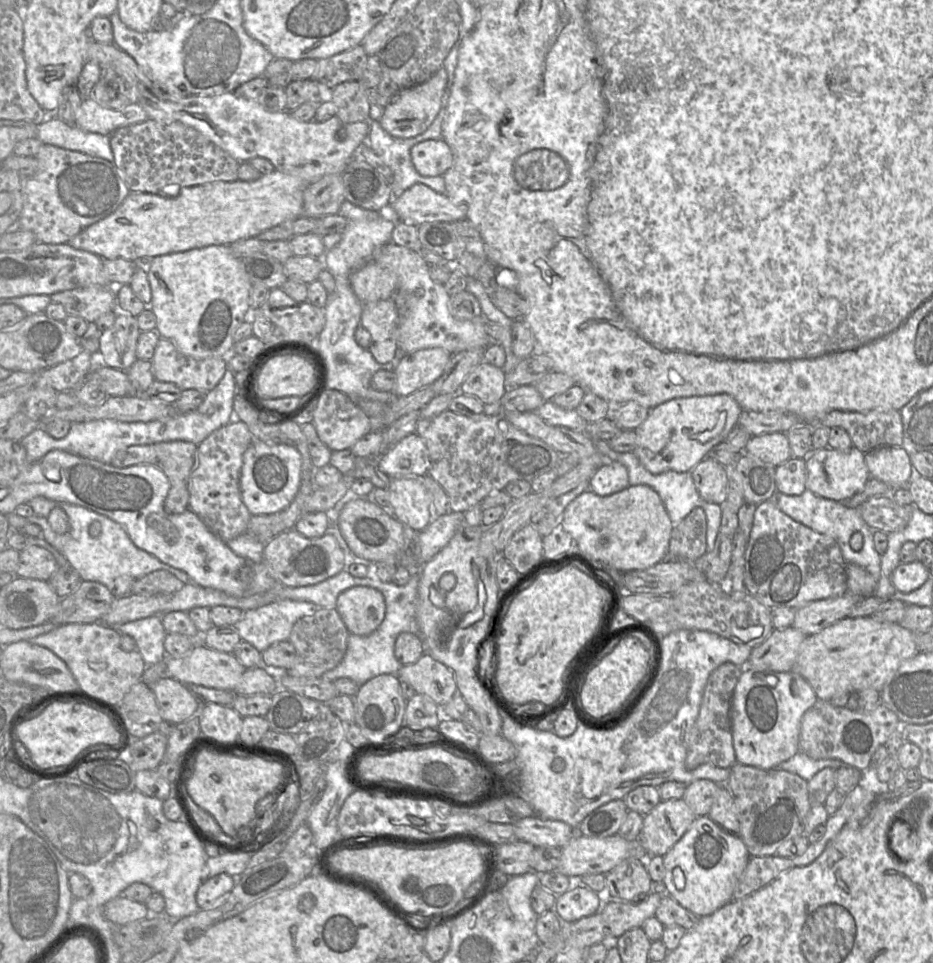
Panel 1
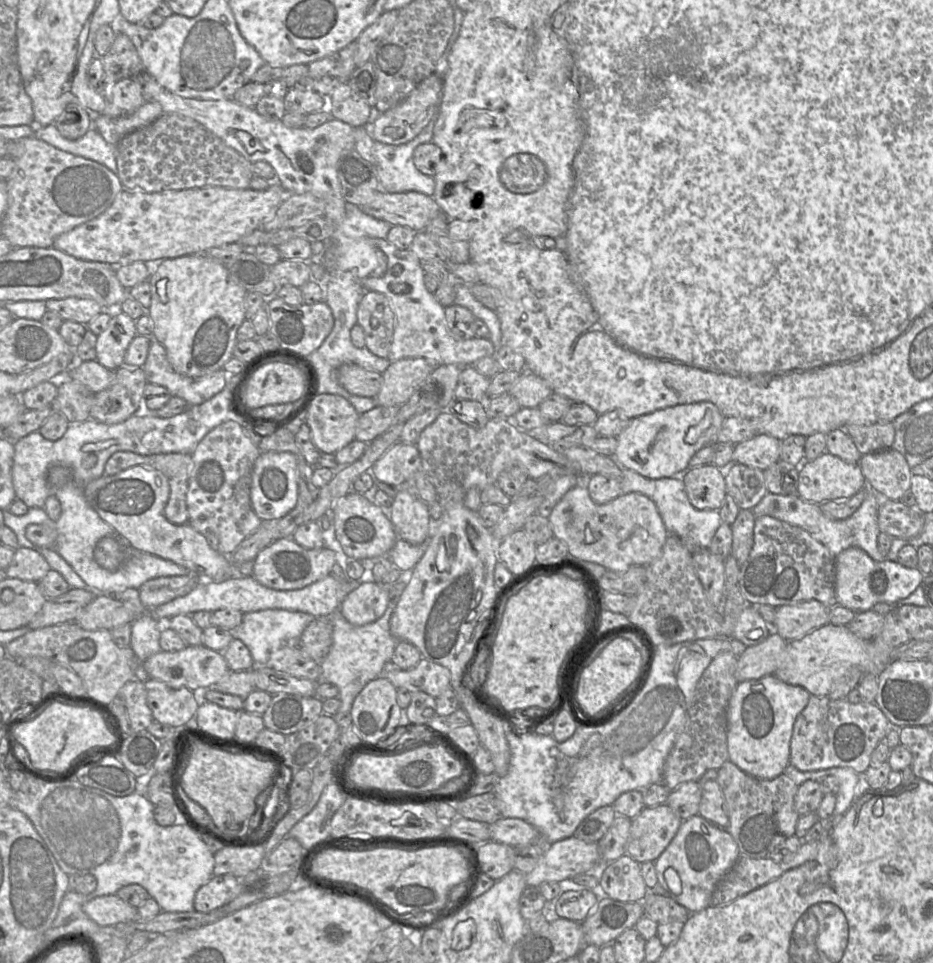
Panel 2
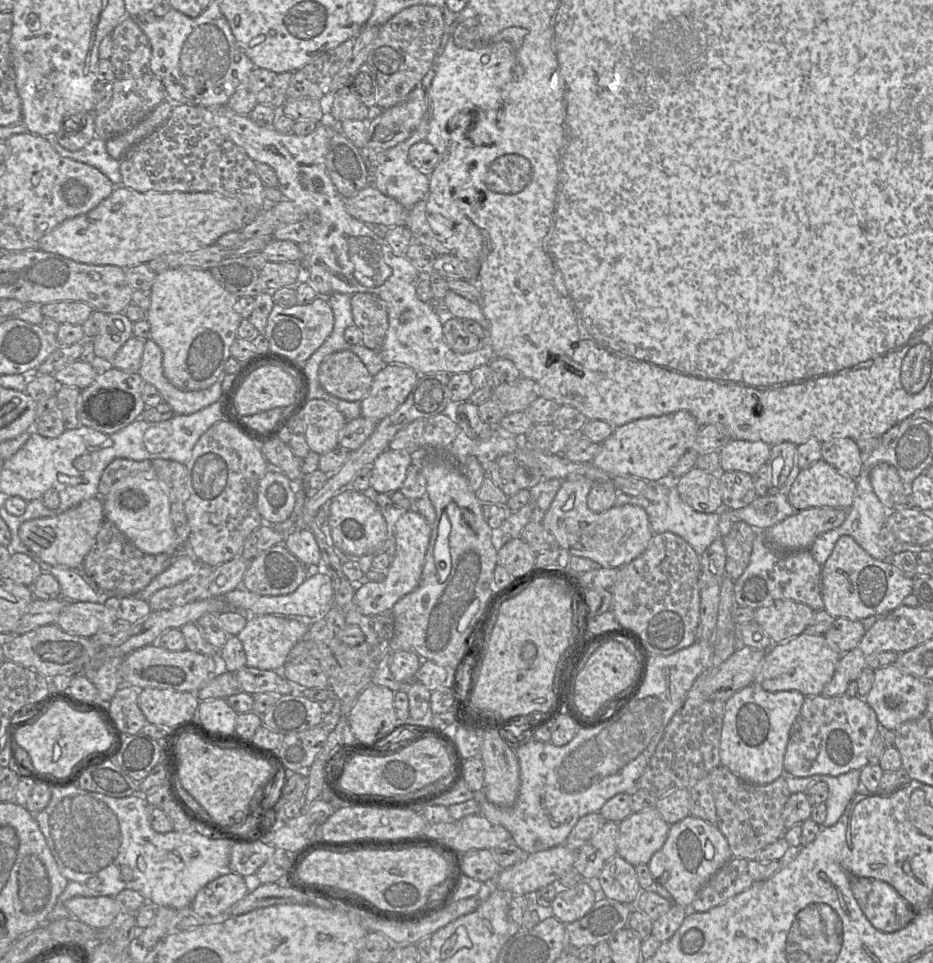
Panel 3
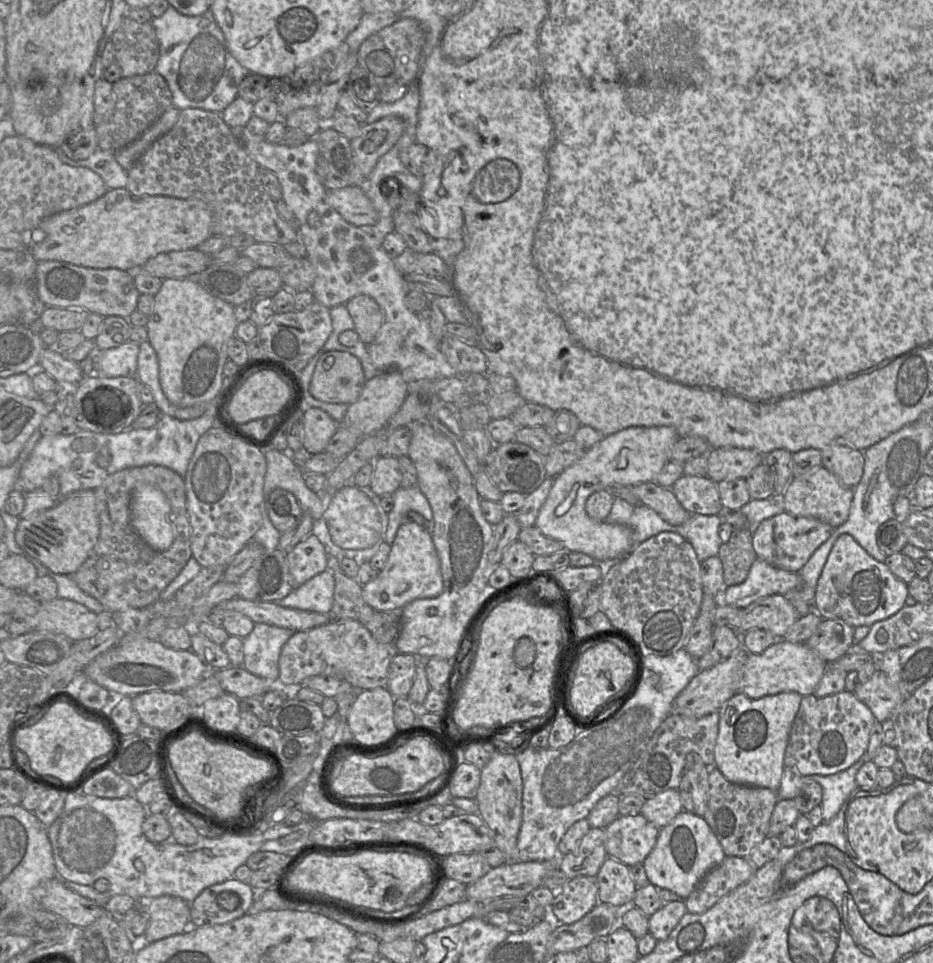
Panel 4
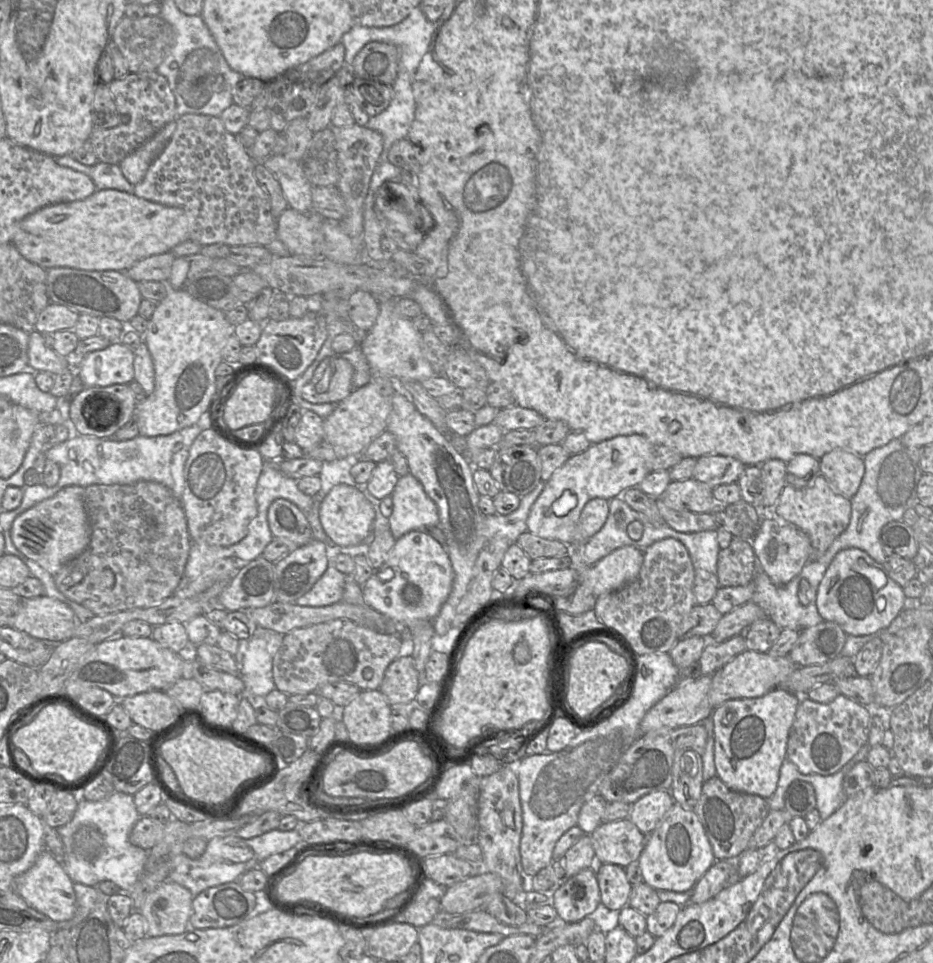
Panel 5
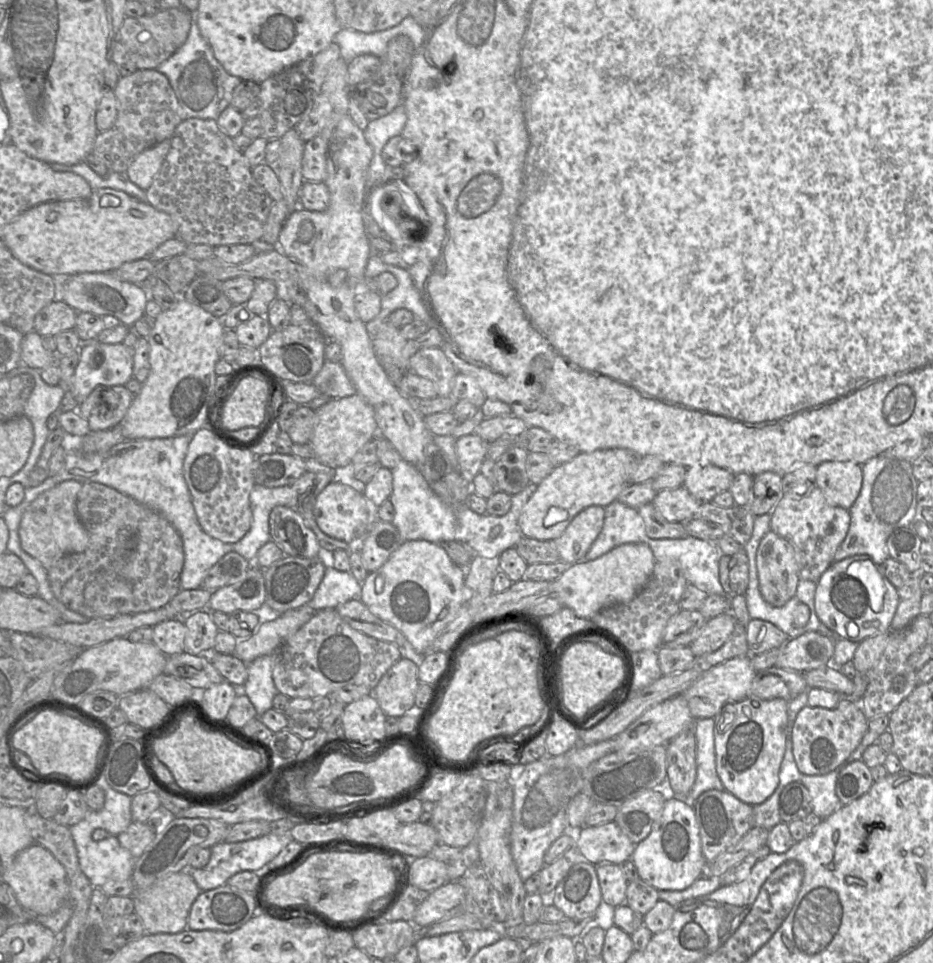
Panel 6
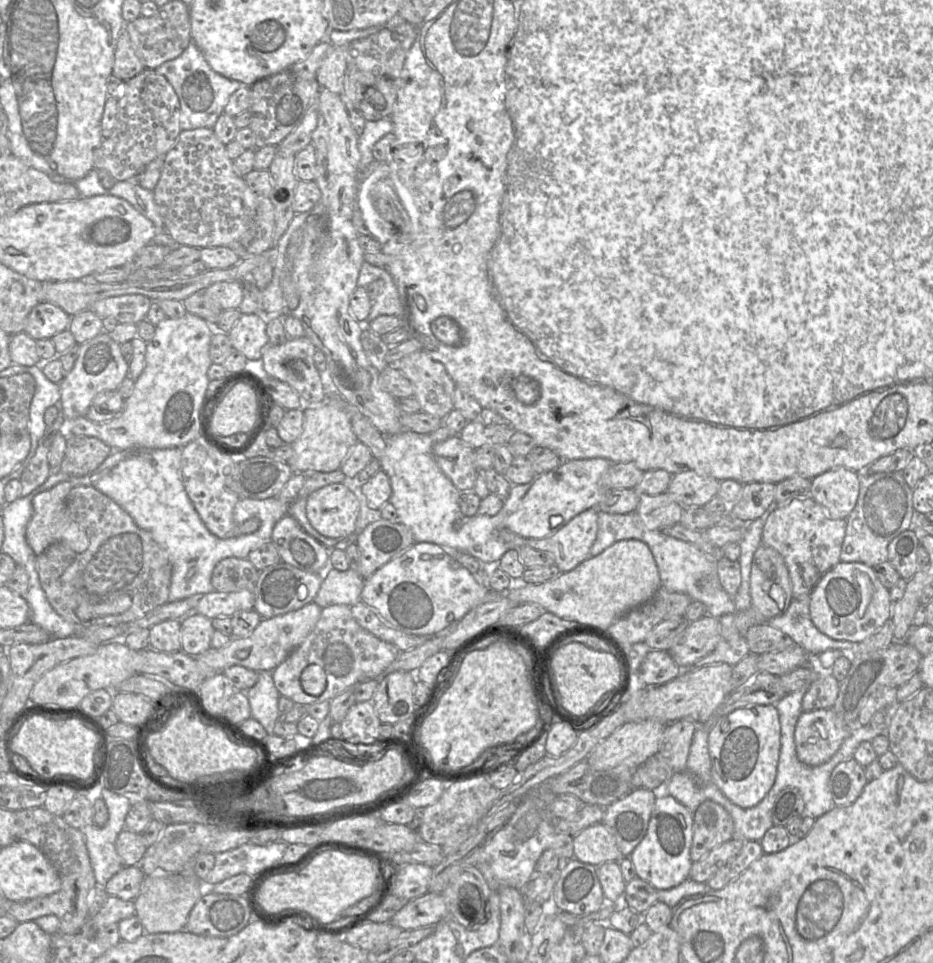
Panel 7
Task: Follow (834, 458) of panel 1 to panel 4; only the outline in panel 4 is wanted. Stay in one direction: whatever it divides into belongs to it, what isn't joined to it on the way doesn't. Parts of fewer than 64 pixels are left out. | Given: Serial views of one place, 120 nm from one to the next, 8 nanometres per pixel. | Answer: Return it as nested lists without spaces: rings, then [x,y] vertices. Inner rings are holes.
[[[824,466],[793,477],[782,494],[784,511],[797,517],[811,517],[829,524],[833,528],[842,525],[849,516],[854,488],[844,486]]]

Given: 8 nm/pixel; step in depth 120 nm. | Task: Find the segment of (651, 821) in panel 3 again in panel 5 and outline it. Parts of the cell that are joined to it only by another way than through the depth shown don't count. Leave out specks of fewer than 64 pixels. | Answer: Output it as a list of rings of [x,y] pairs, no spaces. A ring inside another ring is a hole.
[[[628,818],[602,822],[591,834],[596,864],[611,863],[623,868],[638,861],[647,835]]]

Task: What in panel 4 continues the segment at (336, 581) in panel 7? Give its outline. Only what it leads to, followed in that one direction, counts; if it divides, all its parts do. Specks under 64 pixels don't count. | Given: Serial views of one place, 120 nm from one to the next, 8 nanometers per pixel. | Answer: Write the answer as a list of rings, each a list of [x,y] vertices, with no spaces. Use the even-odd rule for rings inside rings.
[[[330,569],[315,575],[290,594],[276,601],[280,606],[317,613],[329,613],[334,599],[335,580]]]

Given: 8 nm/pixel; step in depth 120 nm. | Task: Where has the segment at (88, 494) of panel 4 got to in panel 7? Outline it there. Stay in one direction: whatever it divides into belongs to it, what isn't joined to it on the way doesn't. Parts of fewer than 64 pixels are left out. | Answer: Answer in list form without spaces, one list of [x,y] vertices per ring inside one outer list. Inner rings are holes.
[[[62,481],[33,498],[33,515],[26,528],[26,540],[35,555],[40,555],[56,542],[65,543],[76,553],[82,553],[89,547],[85,531],[70,518],[66,508],[66,498],[73,488],[70,481]]]

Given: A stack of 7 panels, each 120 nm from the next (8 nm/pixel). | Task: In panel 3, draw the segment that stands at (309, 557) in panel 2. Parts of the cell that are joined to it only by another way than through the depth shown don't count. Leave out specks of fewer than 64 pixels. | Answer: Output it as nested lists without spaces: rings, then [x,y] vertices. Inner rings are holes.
[[[277,544],[251,560],[241,586],[259,595],[285,595],[293,592],[309,574],[297,557],[283,544]]]

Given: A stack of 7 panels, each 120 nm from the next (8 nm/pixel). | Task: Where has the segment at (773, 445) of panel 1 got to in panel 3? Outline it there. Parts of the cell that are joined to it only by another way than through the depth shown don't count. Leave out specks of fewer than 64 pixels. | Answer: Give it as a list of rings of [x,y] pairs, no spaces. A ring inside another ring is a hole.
[[[732,439],[719,452],[720,472],[741,471],[752,476],[768,461],[771,446],[761,440]]]

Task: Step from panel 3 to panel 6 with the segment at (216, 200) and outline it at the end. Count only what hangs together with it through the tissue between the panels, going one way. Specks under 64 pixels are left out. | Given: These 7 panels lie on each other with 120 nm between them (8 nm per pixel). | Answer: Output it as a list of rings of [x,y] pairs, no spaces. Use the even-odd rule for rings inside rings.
[[[112,188],[93,190],[89,197],[44,202],[21,213],[4,229],[1,240],[21,263],[56,279],[79,273],[113,272],[125,263],[143,259],[161,244],[176,237],[176,225],[169,214]]]

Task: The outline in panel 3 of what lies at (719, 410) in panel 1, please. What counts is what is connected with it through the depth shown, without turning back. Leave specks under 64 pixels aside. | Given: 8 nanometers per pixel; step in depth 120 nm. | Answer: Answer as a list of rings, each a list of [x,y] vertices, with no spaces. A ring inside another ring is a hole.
[[[685,410],[637,419],[615,428],[614,432],[601,443],[599,453],[591,462],[611,476],[612,479],[618,475],[632,475],[648,482],[667,481],[670,480],[672,467],[690,449],[700,428],[701,425],[695,416]]]

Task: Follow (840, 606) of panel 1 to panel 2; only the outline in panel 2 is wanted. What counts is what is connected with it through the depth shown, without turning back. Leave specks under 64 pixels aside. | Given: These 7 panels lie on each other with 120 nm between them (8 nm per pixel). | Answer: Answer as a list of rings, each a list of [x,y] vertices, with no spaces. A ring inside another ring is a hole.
[[[817,600],[775,608],[774,629],[787,642],[800,639],[827,623],[831,607]]]

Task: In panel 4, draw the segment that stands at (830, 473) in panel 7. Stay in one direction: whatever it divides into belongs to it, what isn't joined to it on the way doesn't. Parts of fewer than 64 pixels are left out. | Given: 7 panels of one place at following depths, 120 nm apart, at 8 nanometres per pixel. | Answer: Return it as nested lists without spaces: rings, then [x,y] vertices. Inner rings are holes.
[[[831,443],[821,449],[822,463],[846,487],[855,488],[864,471],[863,451],[845,443]]]

